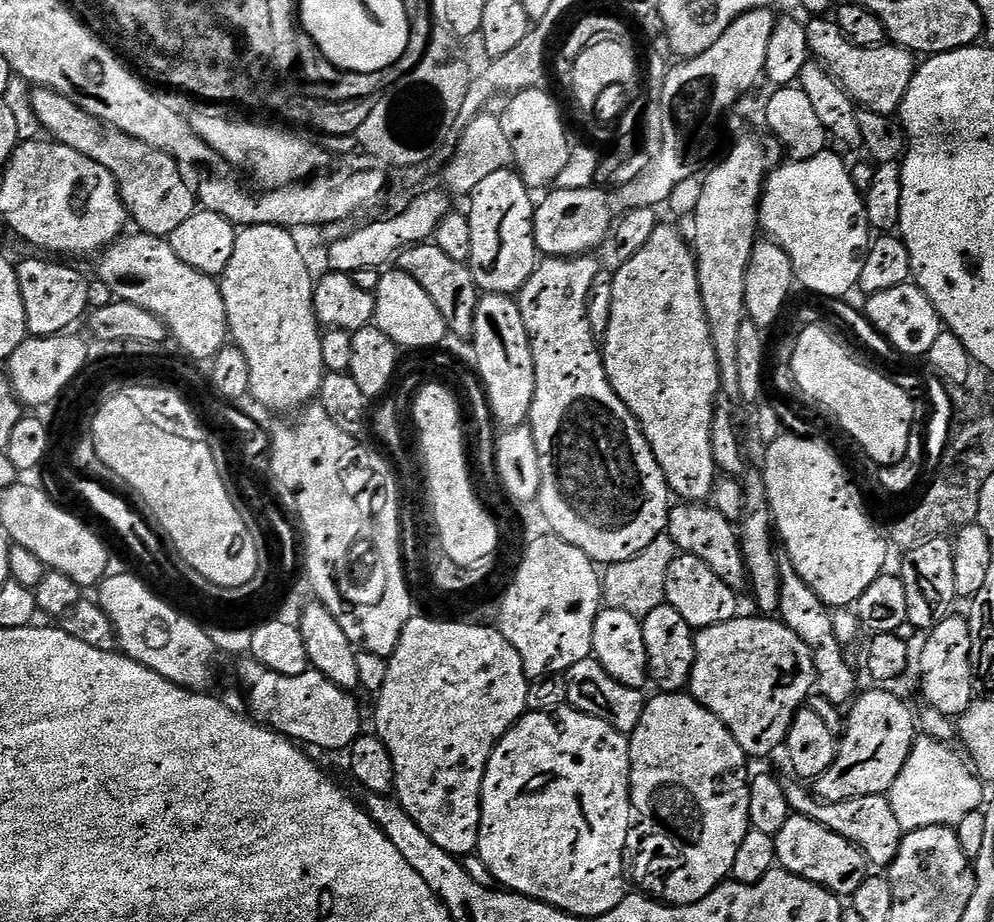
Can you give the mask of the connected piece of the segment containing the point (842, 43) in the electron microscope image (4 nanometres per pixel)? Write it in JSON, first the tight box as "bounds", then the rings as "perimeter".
{"bounds":[807,18,918,116],"perimeter":[[[812,18],[812,21],[807,21],[811,55],[831,69],[860,108],[869,108],[887,116],[899,113],[900,103],[906,98],[906,90],[910,90],[910,82],[918,67],[917,57],[893,42],[871,46],[853,42],[831,19],[824,19],[828,18]]]}

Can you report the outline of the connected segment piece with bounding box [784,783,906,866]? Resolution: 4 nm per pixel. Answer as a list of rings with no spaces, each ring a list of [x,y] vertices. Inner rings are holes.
[[[789,783],[784,790],[789,809],[795,815],[811,816],[822,826],[826,826],[830,830],[842,834],[850,842],[854,842],[868,857],[869,865],[891,866],[906,833],[902,822],[898,820],[898,814],[894,812],[894,806],[888,801],[887,795],[859,796],[853,800],[821,802],[814,795],[811,787],[805,786],[803,783],[800,784],[791,785]],[[803,786],[808,788],[803,788]]]

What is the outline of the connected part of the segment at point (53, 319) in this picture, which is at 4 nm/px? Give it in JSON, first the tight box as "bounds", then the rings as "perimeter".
{"bounds":[16,259,90,336],"perimeter":[[[59,259],[19,261],[16,277],[20,282],[22,300],[26,306],[28,331],[34,336],[59,336],[67,333],[90,308],[89,277],[84,277],[76,268],[59,264]]]}

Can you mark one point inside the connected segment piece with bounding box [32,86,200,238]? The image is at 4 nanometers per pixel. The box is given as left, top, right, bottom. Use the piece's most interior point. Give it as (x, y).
(170, 188)

